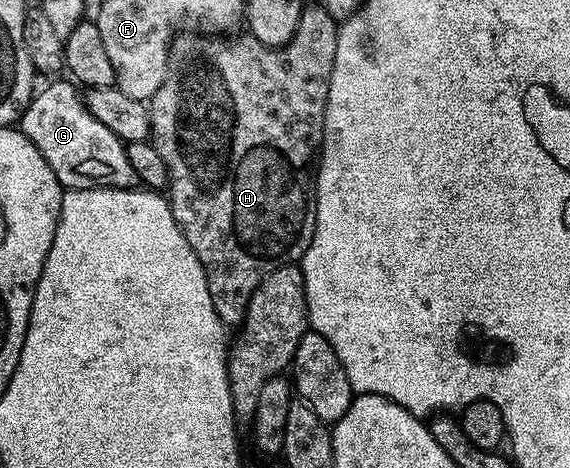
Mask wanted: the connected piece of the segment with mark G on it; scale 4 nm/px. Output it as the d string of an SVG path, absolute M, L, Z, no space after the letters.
M53 79L33 95L32 101L20 113L20 131L34 142L38 154L46 158L50 170L54 170L65 189L137 187L138 177L134 166L130 166L125 141L90 114L81 96L81 89L71 79Z

